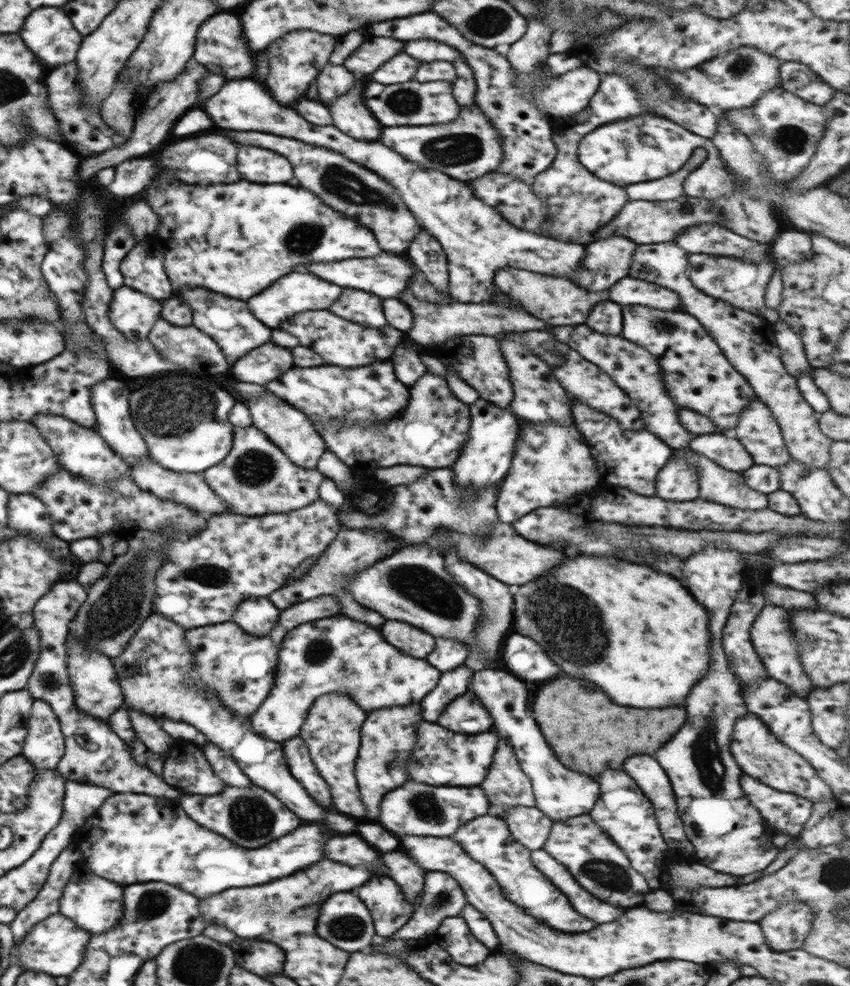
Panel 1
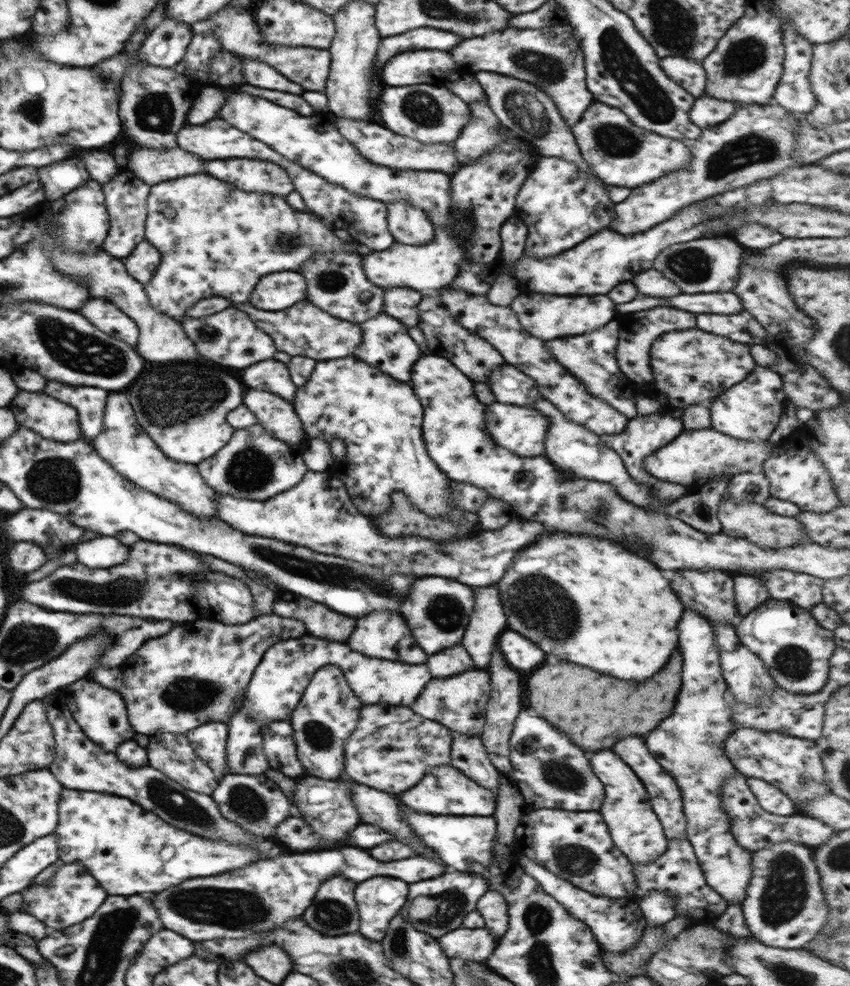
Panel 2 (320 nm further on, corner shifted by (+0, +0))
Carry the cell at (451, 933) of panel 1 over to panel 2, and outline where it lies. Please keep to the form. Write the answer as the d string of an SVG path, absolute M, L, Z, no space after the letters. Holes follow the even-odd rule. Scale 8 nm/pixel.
M465 927L449 931L438 939L446 956L452 959L468 959L482 963L491 956L497 940L484 928L468 929Z

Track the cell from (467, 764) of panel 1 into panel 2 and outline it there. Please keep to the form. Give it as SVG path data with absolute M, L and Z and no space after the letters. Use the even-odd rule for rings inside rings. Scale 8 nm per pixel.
M363 705L360 718L344 744L345 778L370 788L398 794L412 788L430 769L451 765L454 732L416 714L410 707Z

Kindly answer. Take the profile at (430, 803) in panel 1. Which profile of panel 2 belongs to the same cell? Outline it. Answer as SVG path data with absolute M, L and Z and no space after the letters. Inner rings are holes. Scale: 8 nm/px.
M452 765L435 766L402 794L402 802L409 809L452 816L493 816L496 799L491 790L480 786Z

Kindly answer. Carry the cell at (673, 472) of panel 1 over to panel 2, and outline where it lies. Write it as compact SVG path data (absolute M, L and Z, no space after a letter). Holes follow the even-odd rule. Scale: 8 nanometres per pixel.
M712 427L691 431L684 429L667 446L646 457L643 460L643 469L659 480L694 490L722 474L738 475L743 472L755 472L761 469L764 461L772 453L772 444L768 441L740 441Z

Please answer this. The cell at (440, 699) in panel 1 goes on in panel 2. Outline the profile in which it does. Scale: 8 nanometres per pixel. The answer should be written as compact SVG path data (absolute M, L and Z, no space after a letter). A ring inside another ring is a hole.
M462 646L442 649L440 654L432 654L428 658L428 670L434 678L448 678L468 668L474 669L476 666L472 657L468 656L468 652Z

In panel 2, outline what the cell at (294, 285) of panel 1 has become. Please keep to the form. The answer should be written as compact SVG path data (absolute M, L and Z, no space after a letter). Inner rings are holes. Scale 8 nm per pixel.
M282 271L264 276L252 296L252 306L260 310L284 310L306 300L306 279L299 271Z

